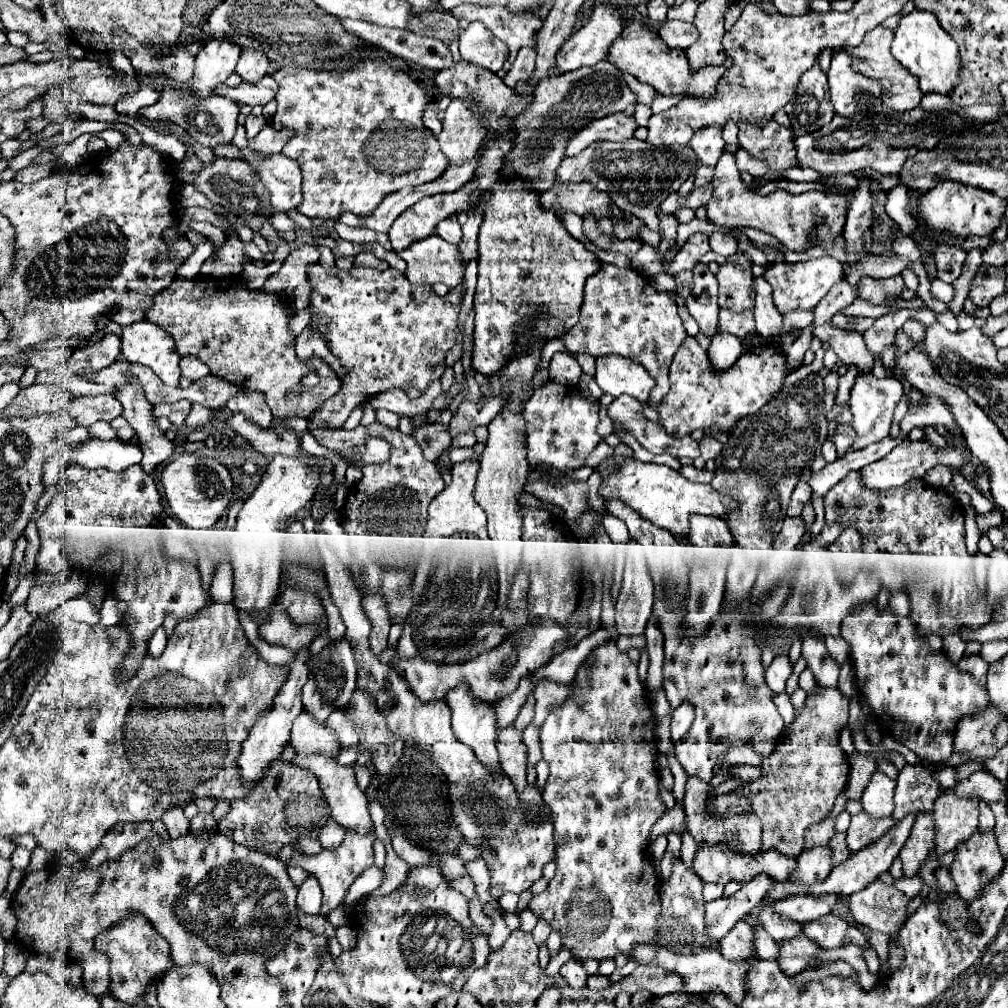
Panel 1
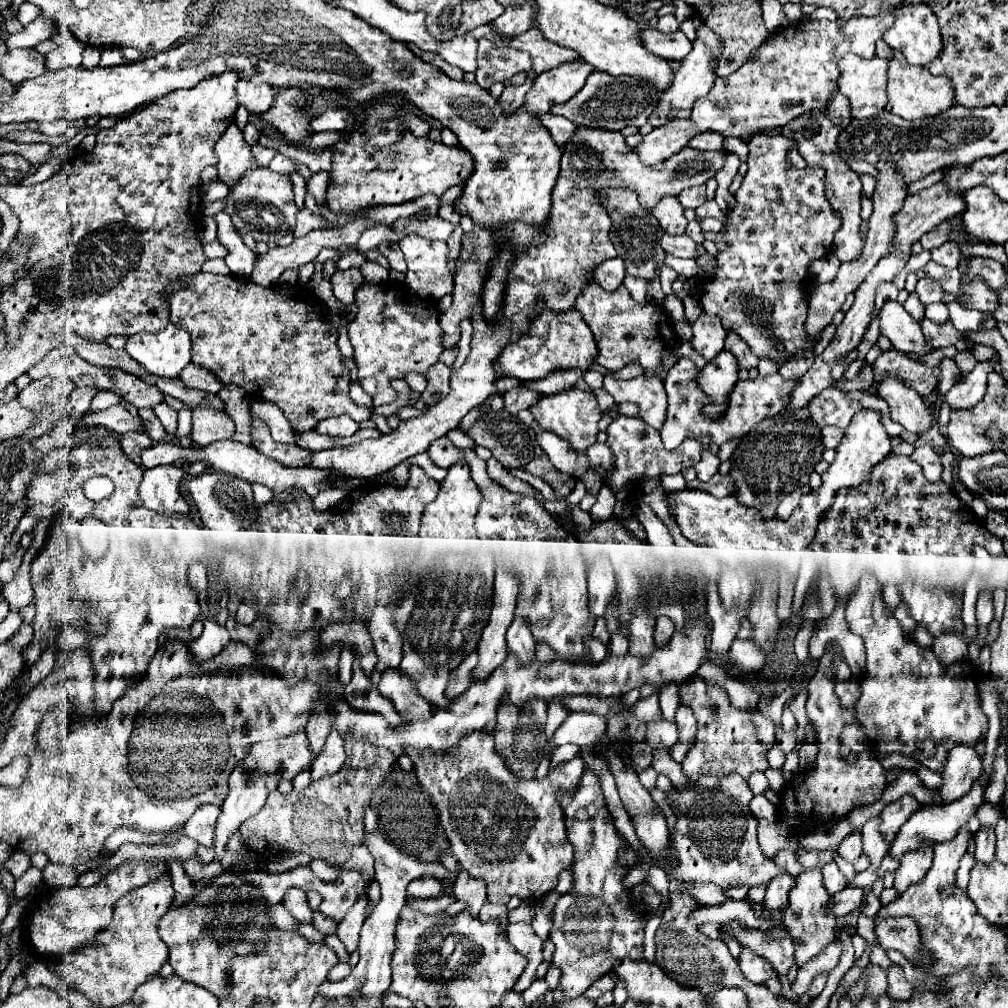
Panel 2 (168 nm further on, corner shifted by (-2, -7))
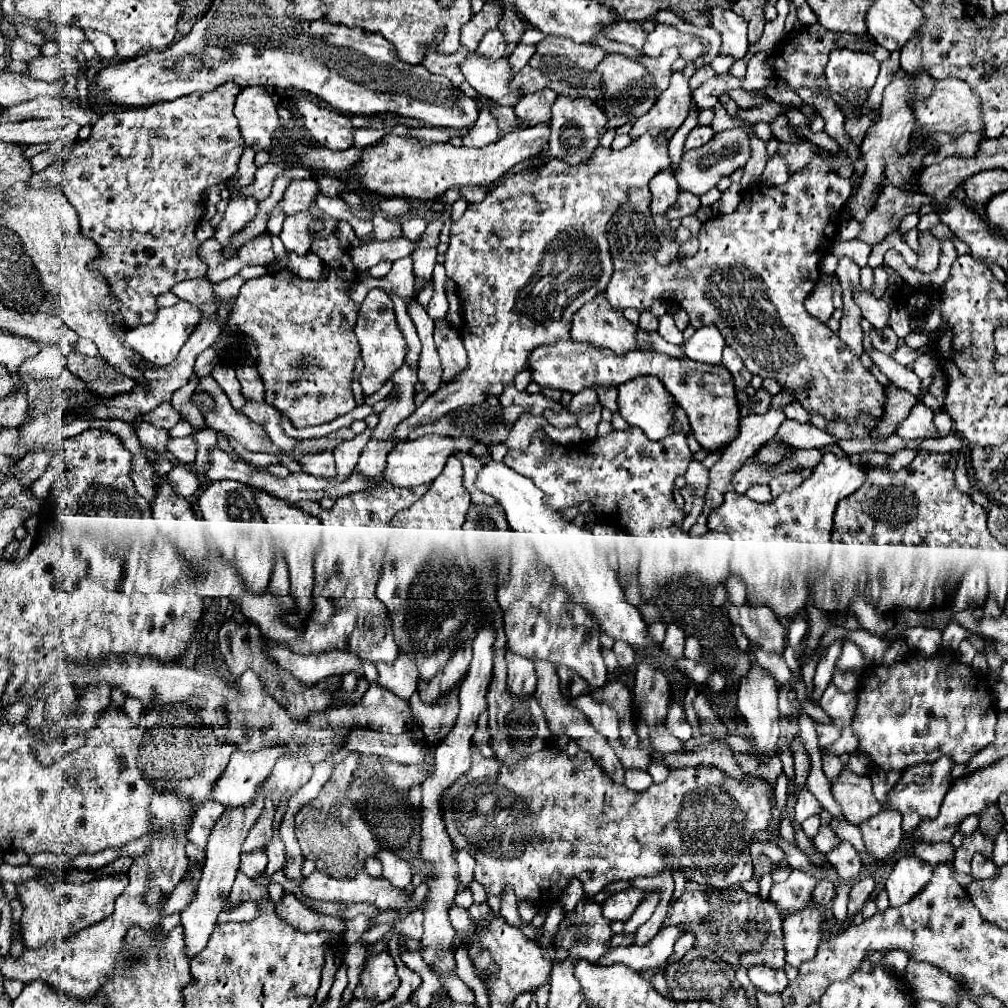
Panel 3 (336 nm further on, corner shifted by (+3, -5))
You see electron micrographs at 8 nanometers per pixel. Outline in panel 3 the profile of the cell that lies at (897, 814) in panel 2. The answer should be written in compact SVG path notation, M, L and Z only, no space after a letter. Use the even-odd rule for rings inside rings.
M882 809L878 815L860 823L860 833L866 845L868 855L872 855L878 863L884 864L888 857L900 847L902 843L902 819L898 813L890 813Z

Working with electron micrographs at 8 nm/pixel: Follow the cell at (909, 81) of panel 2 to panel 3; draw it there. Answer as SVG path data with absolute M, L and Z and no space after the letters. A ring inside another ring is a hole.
M942 79L934 85L934 97L930 97L928 103L914 107L918 117L918 127L924 127L930 133L950 133L960 135L964 131L982 133L984 135L984 119L980 111L980 97L970 89L966 81L960 79Z

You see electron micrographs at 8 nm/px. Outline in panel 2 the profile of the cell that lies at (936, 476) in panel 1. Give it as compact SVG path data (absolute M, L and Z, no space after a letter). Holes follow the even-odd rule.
M929 445L917 447L917 449L913 451L911 459L922 467L923 474L929 483L939 483L939 481L941 481L943 465L941 465L939 455L937 455Z

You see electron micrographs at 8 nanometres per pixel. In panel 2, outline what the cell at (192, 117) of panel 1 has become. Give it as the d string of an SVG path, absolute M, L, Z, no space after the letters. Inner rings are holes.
M235 121L227 125L225 133L217 141L215 157L219 179L227 185L235 183L235 179L239 179L239 175L243 175L247 169L257 167L257 163L251 157L249 145L243 141L243 133Z

